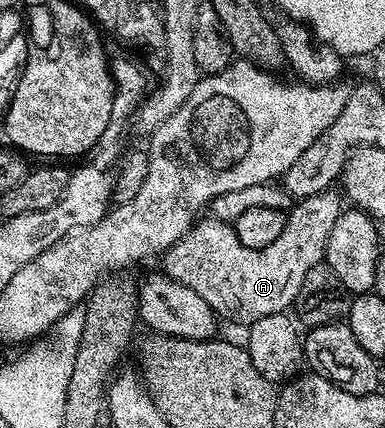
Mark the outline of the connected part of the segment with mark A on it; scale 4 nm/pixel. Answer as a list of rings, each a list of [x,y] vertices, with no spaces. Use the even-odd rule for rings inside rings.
[[[334,189],[324,190],[321,194],[296,201],[287,214],[281,236],[273,240],[271,247],[266,246],[258,252],[245,248],[245,244],[237,240],[234,225],[214,220],[196,221],[191,231],[162,255],[162,273],[185,284],[185,288],[193,288],[193,292],[202,296],[205,304],[209,304],[223,320],[228,318],[231,322],[250,324],[265,316],[290,311],[309,268],[324,261],[329,232],[333,232],[333,224],[337,224],[341,212],[340,195],[335,193]],[[278,250],[279,262],[255,262],[257,254],[259,258],[267,258]]]

